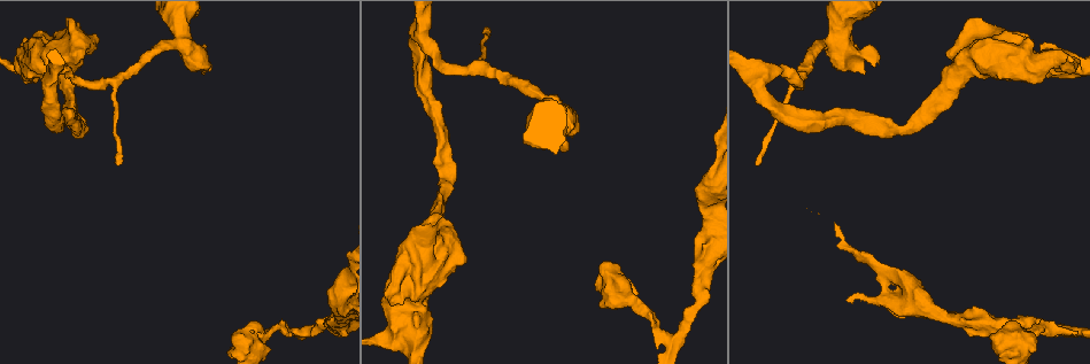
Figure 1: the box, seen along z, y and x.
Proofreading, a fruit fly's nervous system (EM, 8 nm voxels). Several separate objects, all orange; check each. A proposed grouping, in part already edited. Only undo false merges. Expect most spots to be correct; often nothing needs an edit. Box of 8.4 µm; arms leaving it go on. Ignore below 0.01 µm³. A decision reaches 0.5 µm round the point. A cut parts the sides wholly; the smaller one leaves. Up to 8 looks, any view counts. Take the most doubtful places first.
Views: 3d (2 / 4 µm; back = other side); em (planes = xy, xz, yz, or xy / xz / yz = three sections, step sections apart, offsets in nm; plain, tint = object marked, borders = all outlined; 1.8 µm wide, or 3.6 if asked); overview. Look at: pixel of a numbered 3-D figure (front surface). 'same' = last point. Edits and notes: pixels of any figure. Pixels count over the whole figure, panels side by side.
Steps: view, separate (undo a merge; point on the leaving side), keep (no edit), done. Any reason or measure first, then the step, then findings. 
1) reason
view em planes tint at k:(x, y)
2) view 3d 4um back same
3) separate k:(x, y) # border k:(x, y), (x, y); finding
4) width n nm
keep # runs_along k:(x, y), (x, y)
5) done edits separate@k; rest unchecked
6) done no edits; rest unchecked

calibre changes
view em 3.6um xz step 16 tint at 1:(67, 54)

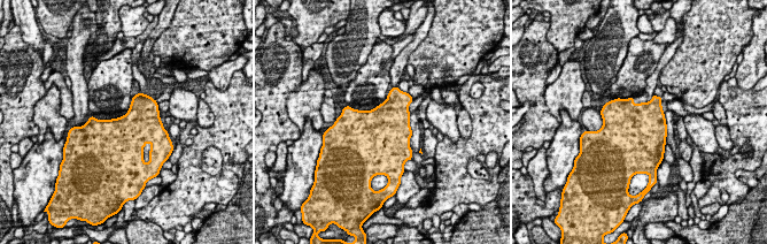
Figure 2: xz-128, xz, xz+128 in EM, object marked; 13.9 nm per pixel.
width 420 nm
keep # continuous, no second cell

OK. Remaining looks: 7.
view em planes tint at 1:(391, 335)

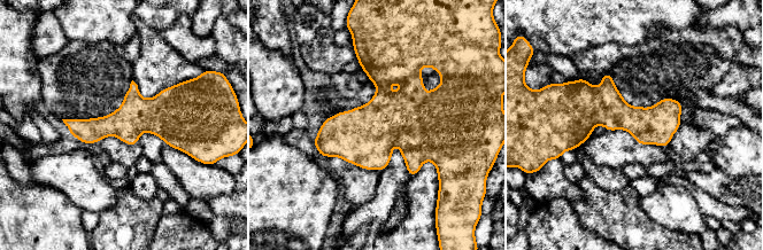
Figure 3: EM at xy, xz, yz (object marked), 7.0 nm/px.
width 260 nm
keep # runs_along 3:(189, 118), (68, 123); one cell here

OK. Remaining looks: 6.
calibre changes
view 3d 4um at 1:(1027, 342)

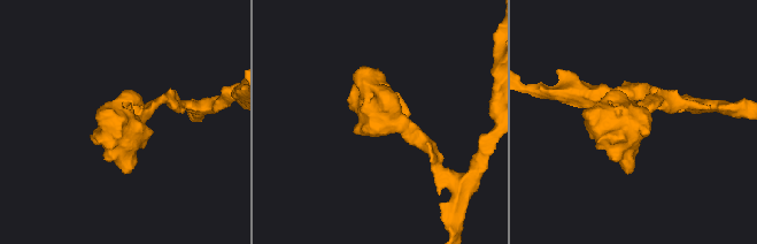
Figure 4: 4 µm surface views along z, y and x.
need the tissue
view em 3.6um xy step 8 tint at 4:(636, 123)

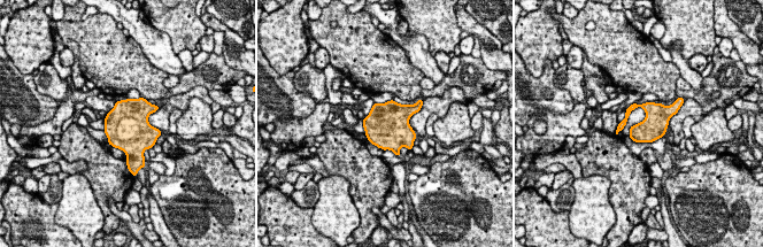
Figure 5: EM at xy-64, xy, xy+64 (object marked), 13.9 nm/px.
view em 3.6um planes tint same

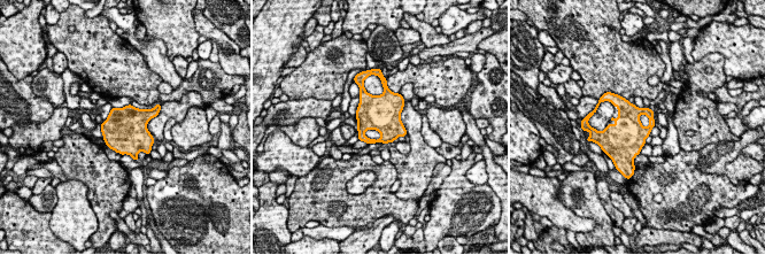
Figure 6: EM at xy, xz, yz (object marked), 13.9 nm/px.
width 460 nm
keep # all the same cell

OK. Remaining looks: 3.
branch point
view 3d 2um at 1:(417, 32)

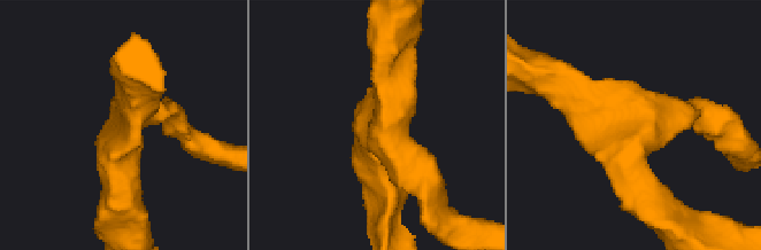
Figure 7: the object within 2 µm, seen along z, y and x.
arms 3; arm_widths 190, 260, 300 nm; now the EM
view em planes tint at 7:(121, 136)

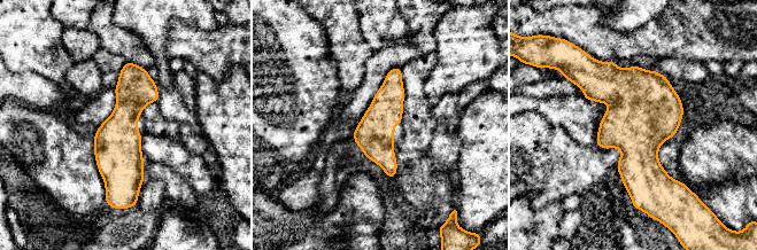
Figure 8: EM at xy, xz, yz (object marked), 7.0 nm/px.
keep # continuous, no second cell

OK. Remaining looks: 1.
done no edits; rest unchecked

